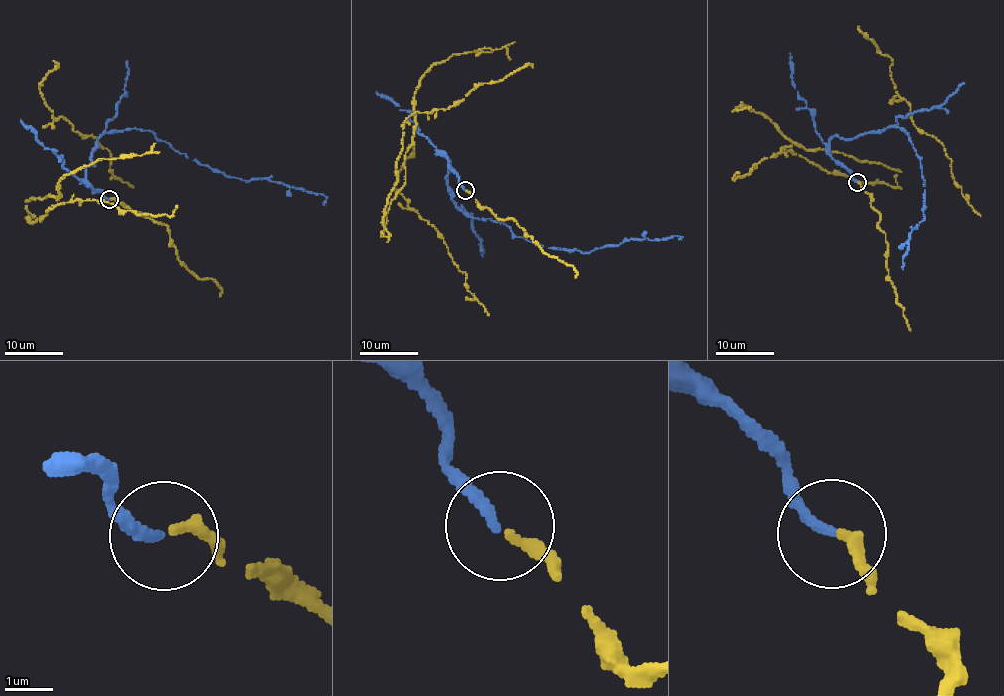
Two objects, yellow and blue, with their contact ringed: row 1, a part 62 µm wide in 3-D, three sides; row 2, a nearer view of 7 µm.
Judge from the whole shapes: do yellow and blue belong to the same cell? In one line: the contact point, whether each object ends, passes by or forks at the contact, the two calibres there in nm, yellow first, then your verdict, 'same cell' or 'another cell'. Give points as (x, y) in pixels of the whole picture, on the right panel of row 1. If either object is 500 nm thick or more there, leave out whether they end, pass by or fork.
(857, 182) | yellow ends | blue ends | 240/200 nm | same cell

